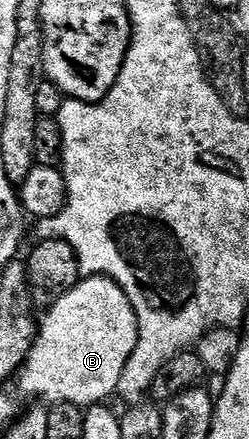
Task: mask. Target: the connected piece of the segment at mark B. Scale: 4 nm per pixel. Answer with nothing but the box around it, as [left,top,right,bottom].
[16,276,138,408]

